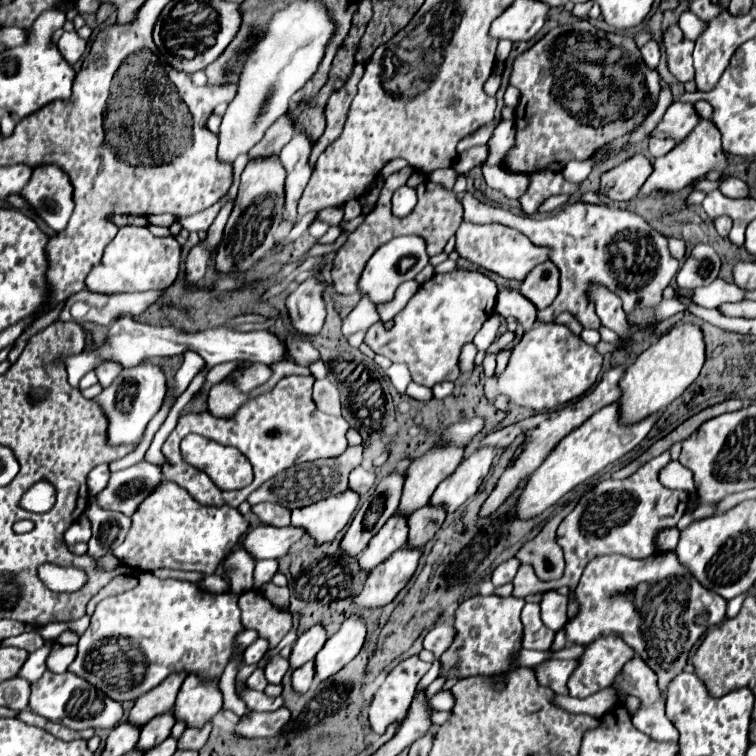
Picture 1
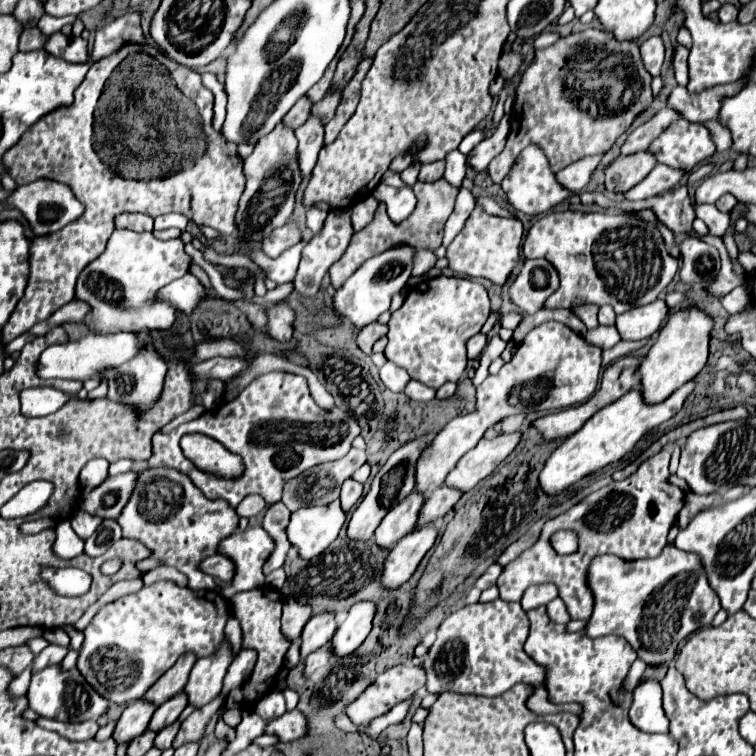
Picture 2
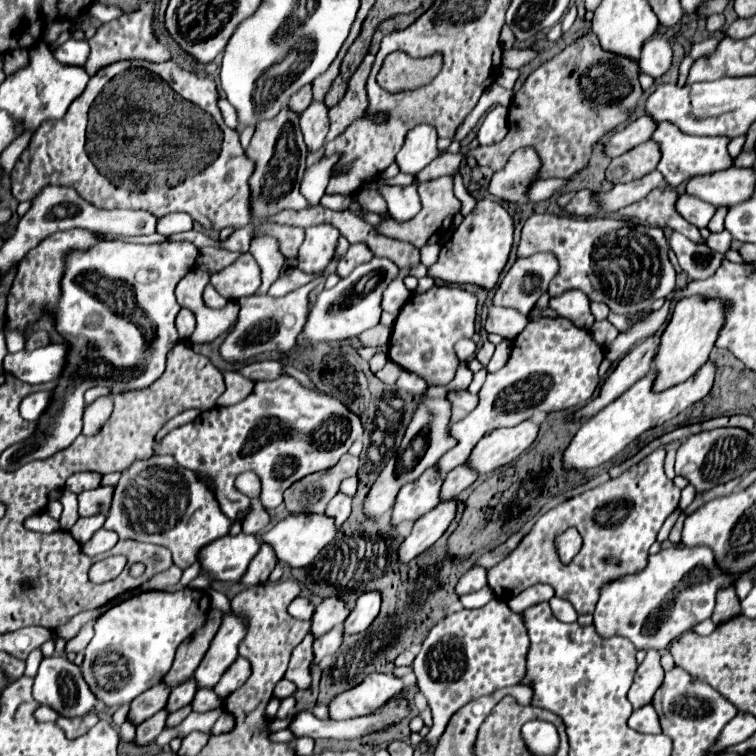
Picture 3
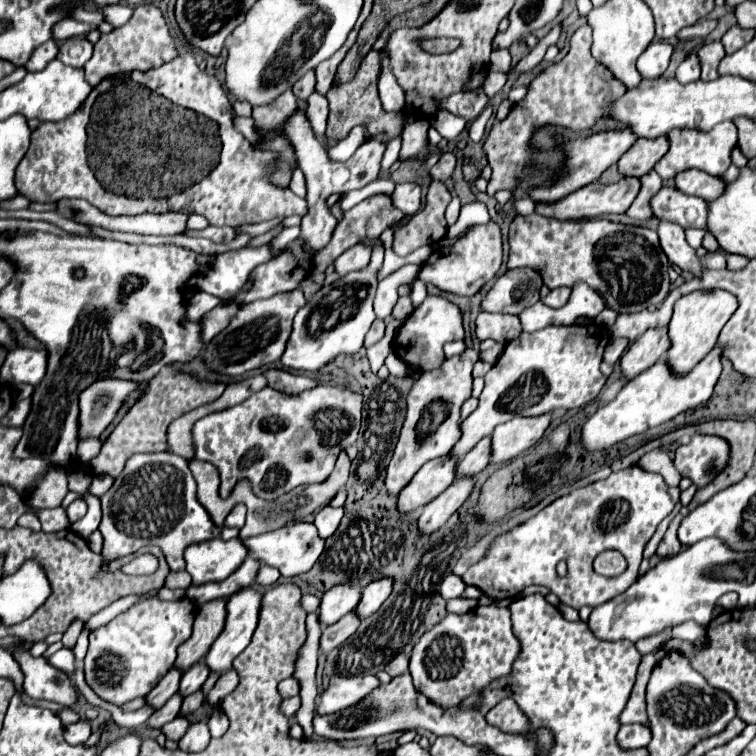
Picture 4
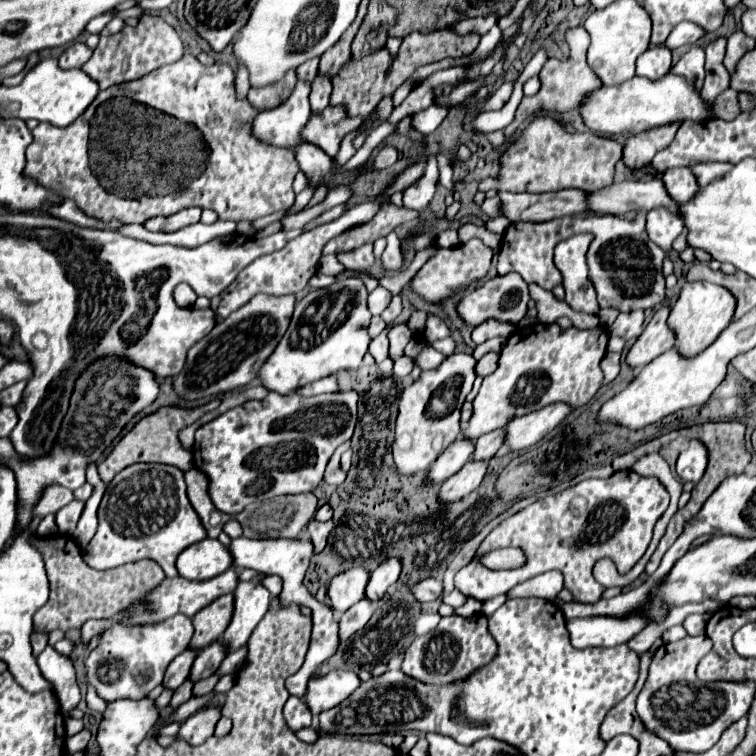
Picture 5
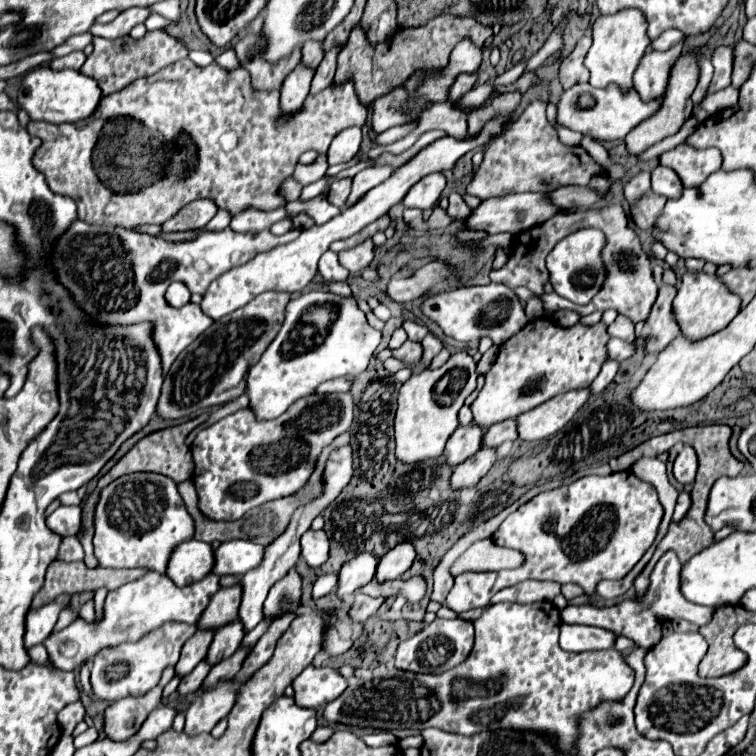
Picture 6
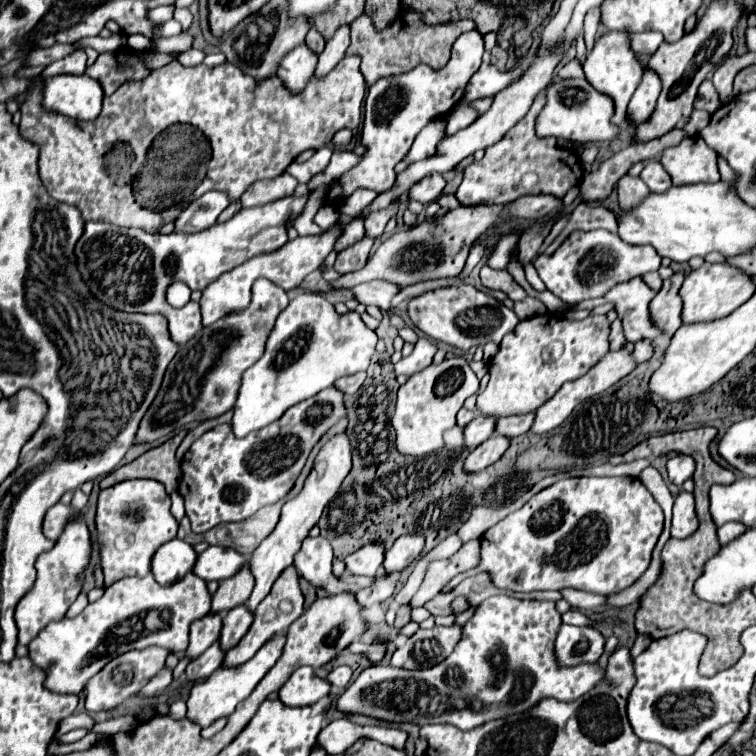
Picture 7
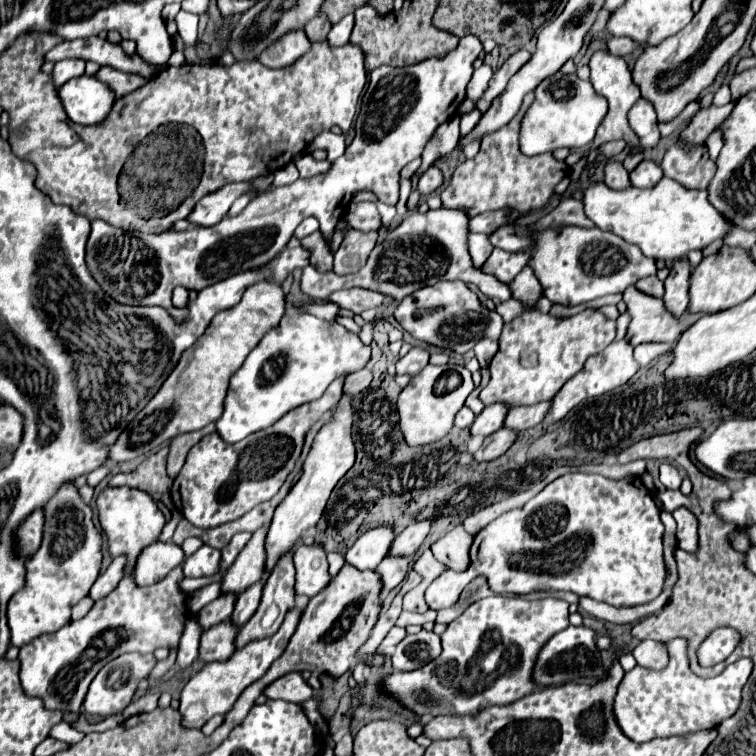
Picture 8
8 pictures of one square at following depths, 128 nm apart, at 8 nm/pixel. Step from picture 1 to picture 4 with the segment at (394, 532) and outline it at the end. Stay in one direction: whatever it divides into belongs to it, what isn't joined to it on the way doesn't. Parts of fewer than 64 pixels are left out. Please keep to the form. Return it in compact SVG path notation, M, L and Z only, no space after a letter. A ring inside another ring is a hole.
M442 456L424 464L424 468L416 472L414 480L402 488L398 496L398 512L410 514L432 502L440 492L444 492L452 484L454 468L456 462L450 456Z

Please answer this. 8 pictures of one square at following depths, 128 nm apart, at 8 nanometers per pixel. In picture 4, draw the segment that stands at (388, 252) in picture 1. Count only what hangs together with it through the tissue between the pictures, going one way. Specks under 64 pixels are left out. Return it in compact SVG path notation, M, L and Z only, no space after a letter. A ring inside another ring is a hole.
M384 248L372 250L370 264L360 272L350 272L332 284L322 286L312 300L298 310L294 318L294 330L282 354L282 366L286 370L310 370L316 372L338 354L356 354L362 348L364 336L376 320L372 302L378 288L378 270L382 268Z

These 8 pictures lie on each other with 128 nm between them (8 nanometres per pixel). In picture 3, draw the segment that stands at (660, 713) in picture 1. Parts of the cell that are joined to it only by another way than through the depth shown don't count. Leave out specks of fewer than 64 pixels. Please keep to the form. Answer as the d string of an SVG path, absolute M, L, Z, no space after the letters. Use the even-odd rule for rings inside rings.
M652 702L644 704L644 708L638 708L632 712L628 726L634 728L636 732L644 732L644 734L660 734L660 720L656 720L656 710L652 708Z

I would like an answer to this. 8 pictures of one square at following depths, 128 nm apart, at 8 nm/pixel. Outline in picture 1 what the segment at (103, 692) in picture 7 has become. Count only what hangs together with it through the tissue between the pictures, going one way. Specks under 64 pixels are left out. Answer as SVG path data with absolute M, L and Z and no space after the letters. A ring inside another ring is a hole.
M140 572L140 584L136 588L124 594L110 596L96 606L90 626L80 636L76 660L68 666L68 670L88 680L92 686L100 688L118 702L136 700L156 688L160 682L164 682L170 674L178 672L196 674L204 682L220 682L224 668L232 658L242 664L242 652L234 656L236 636L244 630L244 624L240 624L238 598L240 594L236 592L208 594L198 590L190 582L180 582L172 578L160 580L152 572Z

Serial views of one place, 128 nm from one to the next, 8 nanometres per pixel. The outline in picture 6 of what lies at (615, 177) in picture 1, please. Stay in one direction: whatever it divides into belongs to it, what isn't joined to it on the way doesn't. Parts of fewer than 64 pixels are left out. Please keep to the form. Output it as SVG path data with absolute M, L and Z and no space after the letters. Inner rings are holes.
M690 52L682 58L676 60L676 64L672 66L672 74L670 74L670 80L668 80L668 88L666 88L666 94L664 94L664 106L660 112L656 112L656 116L644 120L644 124L636 126L628 136L626 136L626 148L632 156L640 156L644 150L648 150L650 146L654 146L656 142L676 134L680 130L680 126L688 120L688 116L692 114L692 100L690 100L690 94L692 90L696 88L696 80L698 80L698 64L696 64L696 54Z

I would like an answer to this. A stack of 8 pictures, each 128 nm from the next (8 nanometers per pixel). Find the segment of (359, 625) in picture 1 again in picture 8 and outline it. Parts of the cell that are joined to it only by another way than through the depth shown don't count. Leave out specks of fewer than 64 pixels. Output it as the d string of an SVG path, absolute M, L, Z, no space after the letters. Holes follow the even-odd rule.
M428 520L410 524L392 542L390 556L414 556L416 550L420 548L420 544L424 542L424 538L428 536L428 530L430 530L430 522Z

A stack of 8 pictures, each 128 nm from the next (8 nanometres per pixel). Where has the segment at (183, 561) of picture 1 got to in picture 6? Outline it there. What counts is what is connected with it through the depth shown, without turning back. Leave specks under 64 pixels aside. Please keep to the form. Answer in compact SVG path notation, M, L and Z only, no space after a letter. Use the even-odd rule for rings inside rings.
M152 472L116 478L100 492L94 516L94 556L102 568L152 568L166 574L172 550L194 538L194 518L188 514L176 482Z

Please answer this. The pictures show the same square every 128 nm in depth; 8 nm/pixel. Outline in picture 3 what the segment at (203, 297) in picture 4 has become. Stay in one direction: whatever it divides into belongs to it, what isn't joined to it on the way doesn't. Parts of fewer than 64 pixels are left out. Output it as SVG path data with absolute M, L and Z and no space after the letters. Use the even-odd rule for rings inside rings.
M210 284L204 288L204 302L206 302L206 306L214 309L224 308L228 304L228 300L224 296L220 296L216 292L216 288L212 288ZM182 308L182 310L178 312L178 316L176 316L176 328L178 328L178 334L180 334L182 340L188 340L188 338L192 336L192 332L194 332L194 324L196 324L194 314L192 314L190 310Z

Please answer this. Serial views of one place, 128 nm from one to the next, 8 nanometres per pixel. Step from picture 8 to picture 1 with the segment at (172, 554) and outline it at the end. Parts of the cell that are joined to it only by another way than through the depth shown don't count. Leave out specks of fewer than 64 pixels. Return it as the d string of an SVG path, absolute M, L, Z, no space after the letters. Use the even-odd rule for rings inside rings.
M268 524L258 526L246 534L244 548L256 558L280 558L290 552L292 544L296 544L304 536L304 528L296 526L284 526L284 528L272 528Z

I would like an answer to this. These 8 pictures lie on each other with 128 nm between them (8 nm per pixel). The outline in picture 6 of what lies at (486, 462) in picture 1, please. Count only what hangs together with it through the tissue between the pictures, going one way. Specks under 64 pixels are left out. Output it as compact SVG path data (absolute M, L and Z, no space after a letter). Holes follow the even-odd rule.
M584 388L580 392L558 394L552 400L536 406L530 412L524 412L516 418L518 438L524 442L544 440L556 434L562 426L570 422L570 418L578 412L578 408L588 400L590 390Z

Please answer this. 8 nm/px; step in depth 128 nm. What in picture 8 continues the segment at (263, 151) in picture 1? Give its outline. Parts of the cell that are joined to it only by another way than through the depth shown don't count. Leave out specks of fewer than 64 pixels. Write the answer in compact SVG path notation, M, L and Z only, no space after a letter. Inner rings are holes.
M318 14L318 16L314 16L306 26L304 26L304 32L306 32L306 36L308 36L308 40L310 42L314 42L314 40L326 40L326 36L328 36L328 32L330 32L330 22L328 22L328 18L326 16L322 16L322 14Z

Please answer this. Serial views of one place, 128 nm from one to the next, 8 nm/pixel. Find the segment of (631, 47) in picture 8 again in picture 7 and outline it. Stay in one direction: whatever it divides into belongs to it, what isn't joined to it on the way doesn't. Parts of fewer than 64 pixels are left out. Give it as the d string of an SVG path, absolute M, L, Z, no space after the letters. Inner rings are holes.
M660 32L630 34L630 42L636 54L654 54L656 48L660 48L660 44L664 42L664 36L660 36Z

